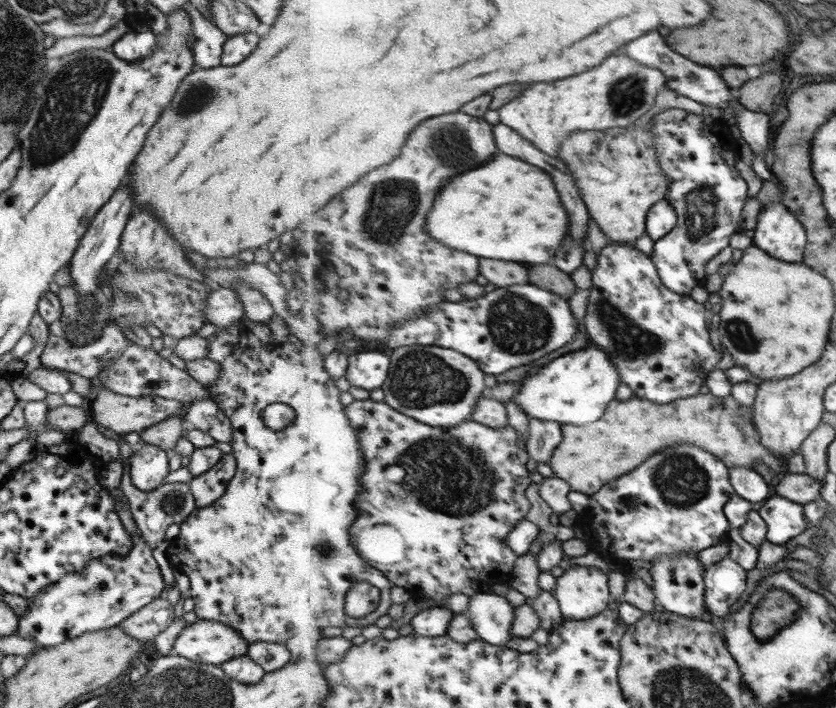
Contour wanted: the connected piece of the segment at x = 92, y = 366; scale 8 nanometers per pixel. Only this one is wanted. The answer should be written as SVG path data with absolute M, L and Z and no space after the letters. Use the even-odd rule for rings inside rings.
M109 320L101 329L101 336L87 345L81 345L79 347L69 345L65 338L53 335L50 333L50 330L48 337L46 345L40 354L40 364L48 369L73 372L91 381L94 380L94 376L100 372L105 363L110 363L113 359L120 356L123 349L130 343L123 336L120 329L115 324L111 324Z

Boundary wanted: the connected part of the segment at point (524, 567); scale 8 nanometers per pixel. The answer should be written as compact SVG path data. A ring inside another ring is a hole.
M533 554L521 555L512 573L511 587L518 590L525 597L538 597L543 591L539 586L541 571L537 566L536 556L533 556Z

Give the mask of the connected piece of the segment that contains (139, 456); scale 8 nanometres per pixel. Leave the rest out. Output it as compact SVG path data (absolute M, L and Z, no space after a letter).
M137 444L129 456L129 476L132 487L142 493L153 492L165 484L168 458L166 452L153 444Z

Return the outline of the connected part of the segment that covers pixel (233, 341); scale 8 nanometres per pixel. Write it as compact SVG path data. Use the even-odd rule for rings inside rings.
M241 317L237 323L216 331L215 334L206 338L208 340L208 351L206 357L213 362L218 362L219 372L217 378L210 384L203 386L211 400L221 409L225 417L231 424L231 451L235 460L234 476L227 482L226 490L217 500L214 500L207 506L197 508L191 511L191 514L181 522L180 531L172 540L167 541L165 554L173 571L185 574L189 583L189 596L193 599L194 607L192 612L196 614L197 619L201 621L217 621L225 626L230 626L236 630L242 639L248 643L251 642L273 642L279 644L288 644L302 646L295 637L295 631L291 628L291 604L295 610L327 610L331 612L331 622L326 623L327 631L344 630L344 627L362 627L375 624L381 616L388 614L392 607L391 588L394 582L382 571L372 568L353 548L351 544L351 533L353 522L359 518L357 514L357 505L355 500L359 500L363 495L363 484L361 484L361 474L366 470L364 454L361 454L360 439L357 438L355 428L349 422L348 415L345 414L346 396L344 393L344 384L335 382L330 372L324 367L326 347L307 346L295 338L287 328L282 317L264 323L256 323L247 317ZM281 403L286 404L293 409L295 420L286 428L279 431L268 430L261 421L261 411L268 404ZM356 582L370 582L381 589L382 597L375 612L365 619L357 619L347 614L346 596L349 590L355 586Z

